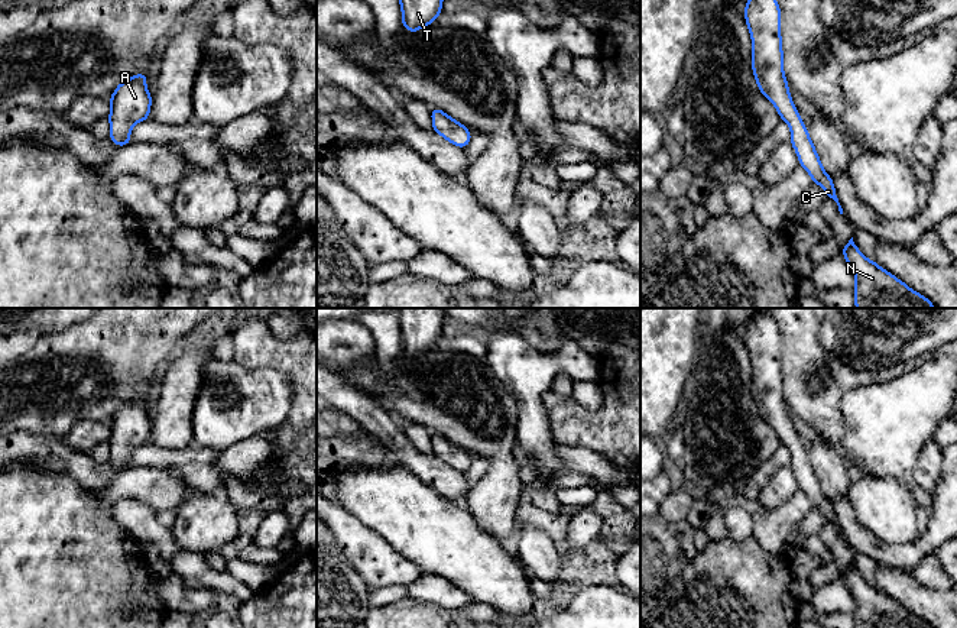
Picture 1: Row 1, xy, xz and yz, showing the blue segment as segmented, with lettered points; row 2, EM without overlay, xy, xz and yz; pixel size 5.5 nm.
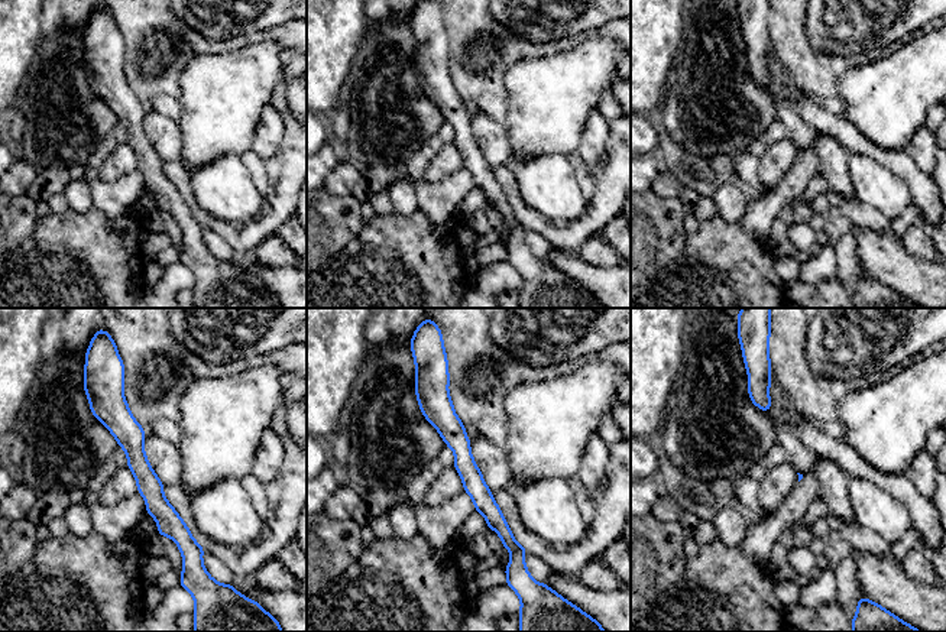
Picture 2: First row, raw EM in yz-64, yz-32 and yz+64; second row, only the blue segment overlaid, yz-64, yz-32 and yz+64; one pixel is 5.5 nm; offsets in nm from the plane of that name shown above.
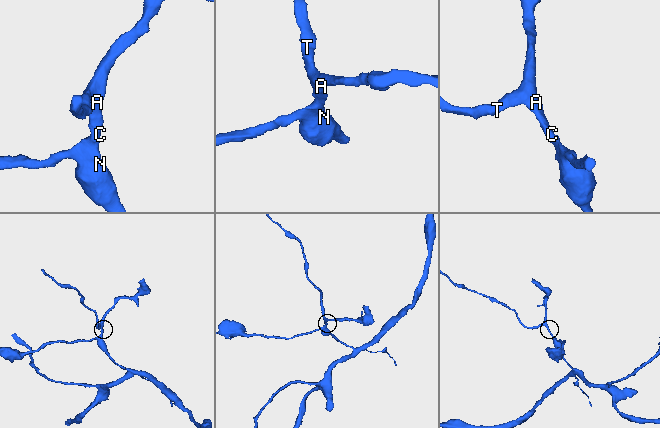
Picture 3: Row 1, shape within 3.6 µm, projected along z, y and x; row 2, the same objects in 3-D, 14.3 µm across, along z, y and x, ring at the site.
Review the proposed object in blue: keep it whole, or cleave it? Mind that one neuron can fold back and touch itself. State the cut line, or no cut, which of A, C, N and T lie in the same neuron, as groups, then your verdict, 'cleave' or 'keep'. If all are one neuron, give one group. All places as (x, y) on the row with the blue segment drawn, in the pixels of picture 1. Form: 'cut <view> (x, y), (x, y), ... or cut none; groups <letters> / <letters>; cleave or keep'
cut none; groups A C N T; keep

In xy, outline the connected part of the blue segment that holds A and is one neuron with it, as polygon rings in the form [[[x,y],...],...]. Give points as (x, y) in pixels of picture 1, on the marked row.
[[[136,74],[119,84],[110,101],[110,139],[116,146],[130,143],[130,132],[134,124],[149,119],[152,96],[146,87],[146,75]]]

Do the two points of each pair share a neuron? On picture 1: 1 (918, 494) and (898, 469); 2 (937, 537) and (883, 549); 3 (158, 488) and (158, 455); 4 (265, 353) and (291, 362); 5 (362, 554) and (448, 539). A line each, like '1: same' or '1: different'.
1: different
2: same
3: different
4: same
5: different

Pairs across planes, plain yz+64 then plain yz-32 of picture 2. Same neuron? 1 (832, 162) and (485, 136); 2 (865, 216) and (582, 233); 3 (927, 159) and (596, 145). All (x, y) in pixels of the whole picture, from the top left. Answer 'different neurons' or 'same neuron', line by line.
1: same neuron
2: same neuron
3: same neuron

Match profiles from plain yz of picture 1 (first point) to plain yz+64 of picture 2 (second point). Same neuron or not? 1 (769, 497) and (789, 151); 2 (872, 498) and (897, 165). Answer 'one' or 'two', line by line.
1: one
2: two

